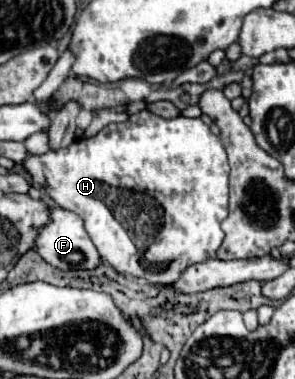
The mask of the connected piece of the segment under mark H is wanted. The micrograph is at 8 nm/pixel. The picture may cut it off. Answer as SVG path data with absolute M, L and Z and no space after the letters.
M147 109L131 115L127 121L123 123L111 123L107 127L103 127L95 137L91 139L75 139L69 147L59 149L59 151L49 151L41 157L37 155L29 155L23 161L25 169L31 173L33 183L39 183L41 189L45 189L45 193L63 209L69 209L73 213L77 213L79 217L85 219L85 229L91 235L95 247L99 249L99 255L105 263L109 263L117 273L129 273L133 277L143 277L149 283L157 285L157 287L169 287L173 285L183 269L195 265L195 263L203 263L215 257L219 245L223 243L223 229L221 229L221 221L227 217L227 197L229 197L229 165L227 165L227 153L225 147L221 143L221 139L217 135L211 133L211 129L201 121L201 119L189 119L183 115L177 115L173 119L163 119L157 117L153 113L149 113Z

